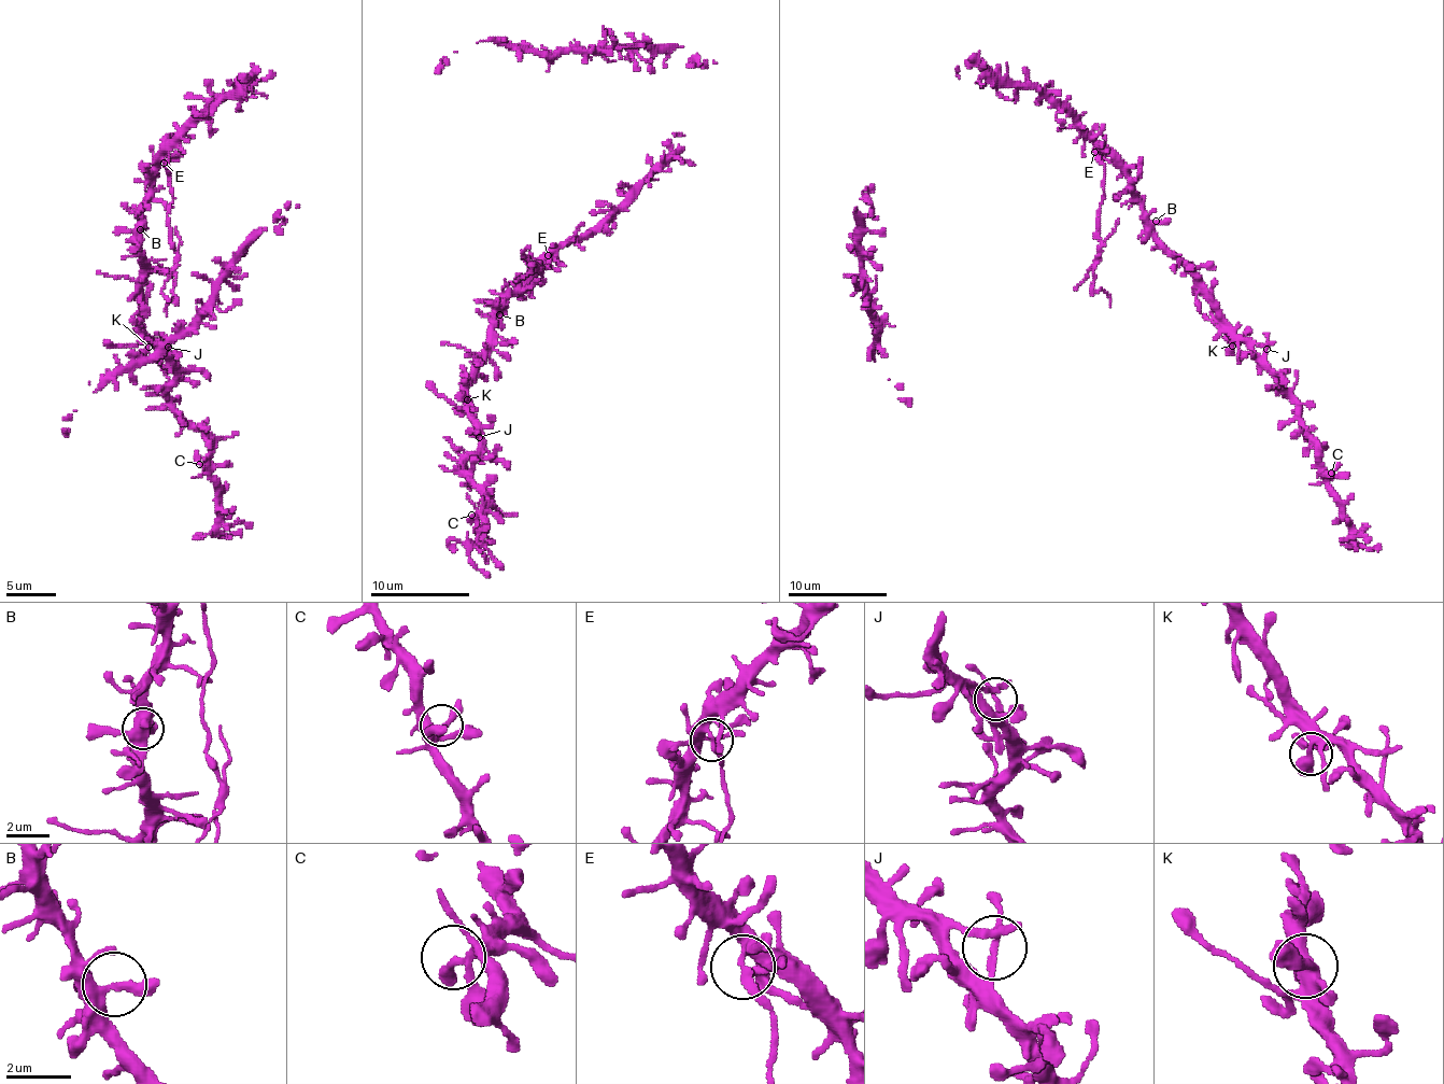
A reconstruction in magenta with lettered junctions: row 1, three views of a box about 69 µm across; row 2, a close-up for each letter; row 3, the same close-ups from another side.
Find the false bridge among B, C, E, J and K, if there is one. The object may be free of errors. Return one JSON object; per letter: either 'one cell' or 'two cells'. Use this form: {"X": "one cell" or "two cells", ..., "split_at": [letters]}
{"B": "one cell", "C": "one cell", "E": "two cells", "J": "one cell", "K": "one cell", "split_at": ["E"]}

